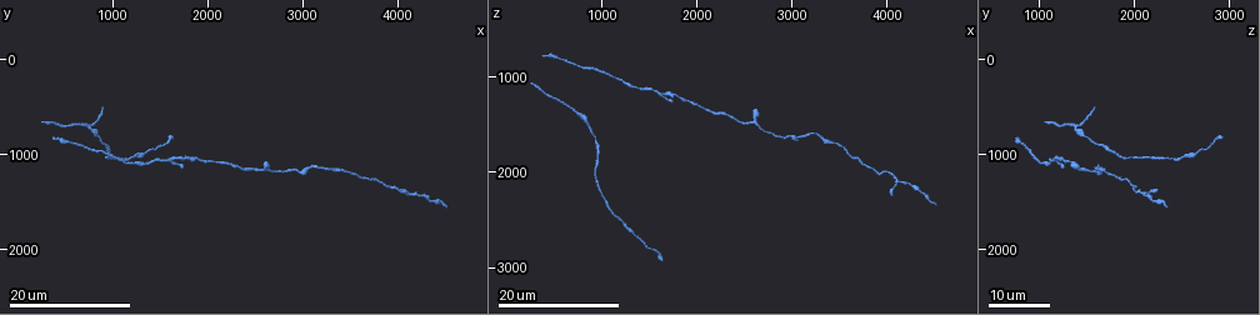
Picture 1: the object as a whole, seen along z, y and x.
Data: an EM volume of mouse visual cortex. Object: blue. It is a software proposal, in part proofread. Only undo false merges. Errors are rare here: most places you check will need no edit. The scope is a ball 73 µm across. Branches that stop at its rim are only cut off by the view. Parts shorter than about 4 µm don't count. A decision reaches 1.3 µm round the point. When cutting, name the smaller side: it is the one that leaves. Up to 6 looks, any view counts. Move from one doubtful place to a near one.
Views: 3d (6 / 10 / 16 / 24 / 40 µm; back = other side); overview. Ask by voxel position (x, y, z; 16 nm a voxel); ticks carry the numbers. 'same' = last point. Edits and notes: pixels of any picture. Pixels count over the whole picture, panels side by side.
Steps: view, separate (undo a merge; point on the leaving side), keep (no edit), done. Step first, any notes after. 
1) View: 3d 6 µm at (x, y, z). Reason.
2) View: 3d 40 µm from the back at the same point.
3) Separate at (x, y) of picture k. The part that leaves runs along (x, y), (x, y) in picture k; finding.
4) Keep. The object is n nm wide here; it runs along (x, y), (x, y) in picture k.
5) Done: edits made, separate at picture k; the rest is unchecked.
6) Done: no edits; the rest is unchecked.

View: 3d 24 µm at (2600, 1160, 1520). Thick turns thin.

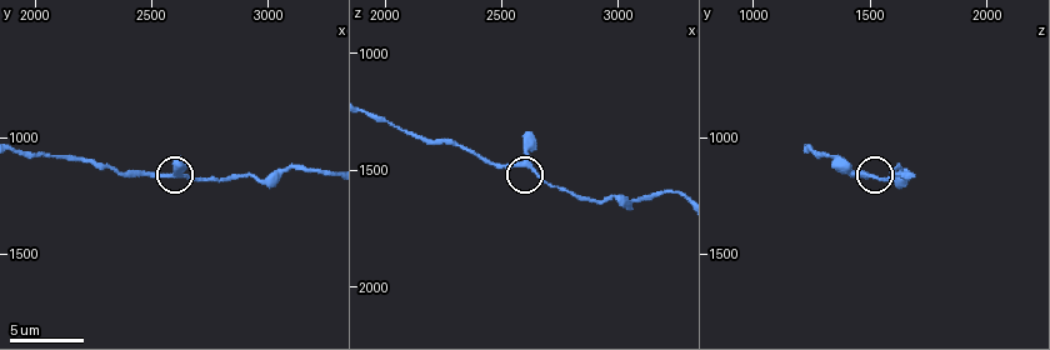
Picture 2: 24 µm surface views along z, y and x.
View: 3d 6 µm at (2640, 1150, 1500).

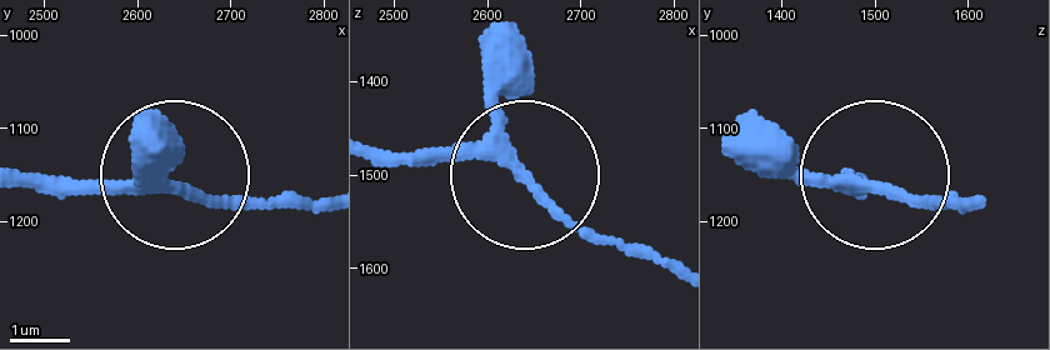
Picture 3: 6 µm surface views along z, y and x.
Keep. It runs along (378, 149), (511, 159), (626, 254) in picture 3; continuous, no second cell.

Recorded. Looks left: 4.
View: 3d 24 µm at (1060, 1040, 980). Thick turns thin.

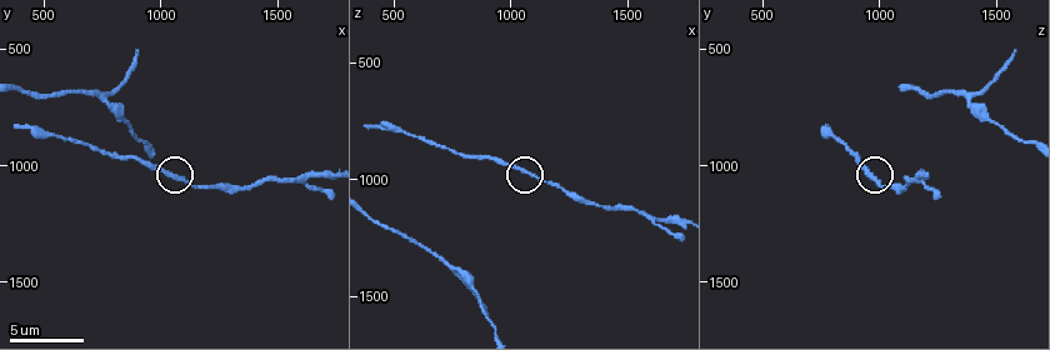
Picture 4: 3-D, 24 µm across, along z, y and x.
View: 3d 10 µm at (1090, 1060, 970).

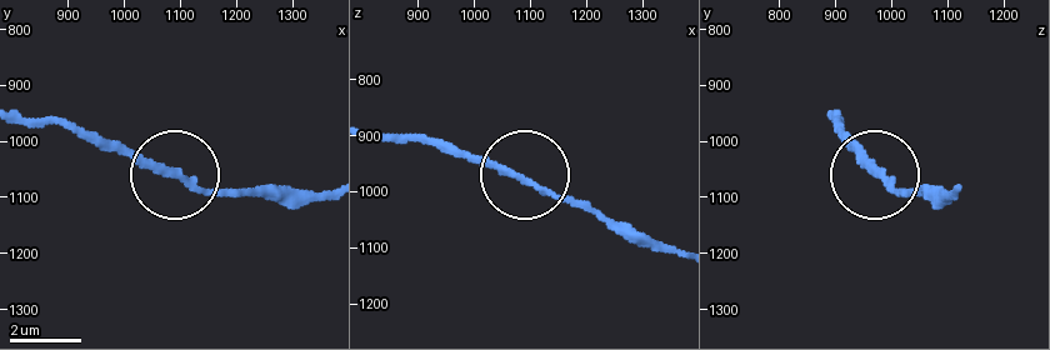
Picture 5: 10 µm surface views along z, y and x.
Keep. It runs along (899, 193), (849, 141) in picture 5; one cell here.

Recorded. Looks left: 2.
View: 3d 6 µm at (770, 730, 1380). Side arm on a straight run.

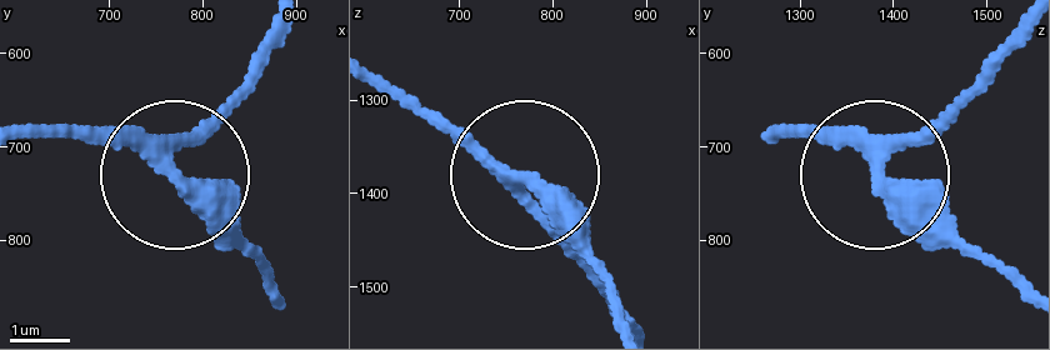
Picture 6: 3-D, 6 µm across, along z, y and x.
Keep. 3 arms meet here; continuous, no second cell.

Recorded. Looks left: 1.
Done: no edits; the rest is unchecked.

